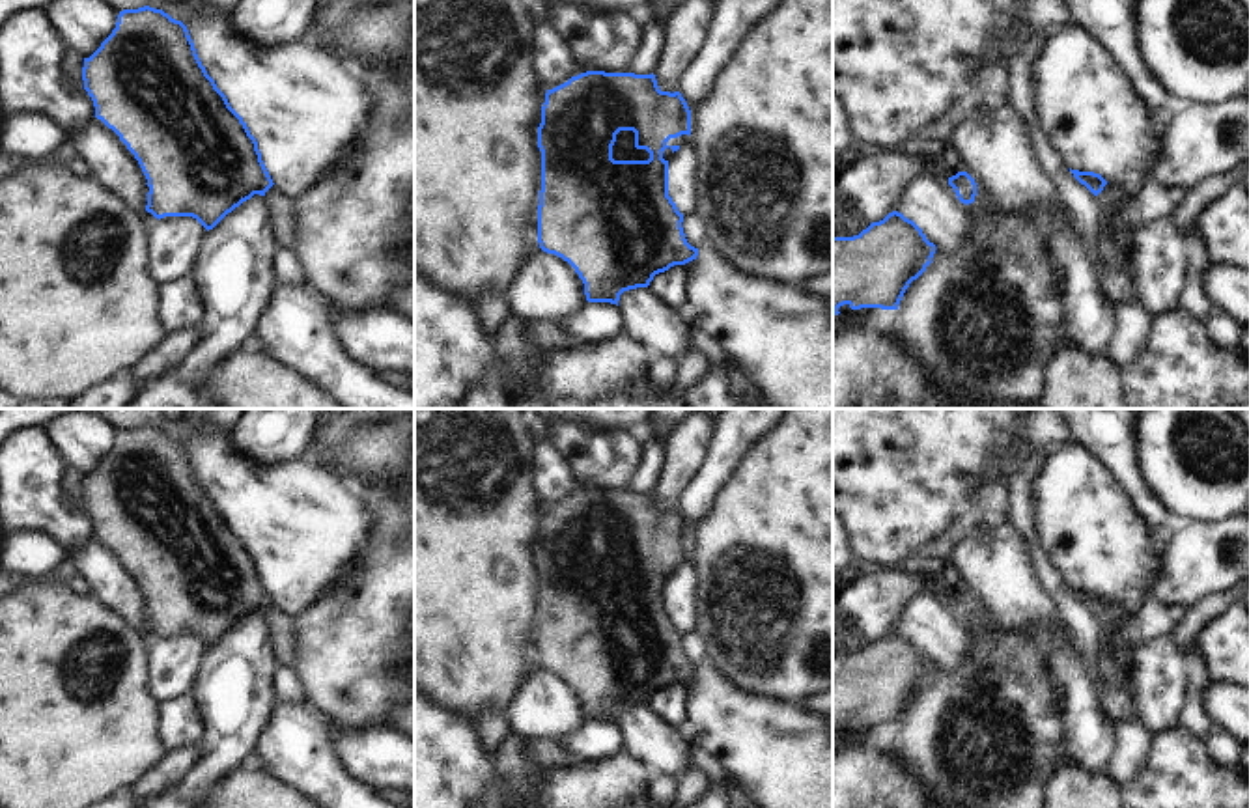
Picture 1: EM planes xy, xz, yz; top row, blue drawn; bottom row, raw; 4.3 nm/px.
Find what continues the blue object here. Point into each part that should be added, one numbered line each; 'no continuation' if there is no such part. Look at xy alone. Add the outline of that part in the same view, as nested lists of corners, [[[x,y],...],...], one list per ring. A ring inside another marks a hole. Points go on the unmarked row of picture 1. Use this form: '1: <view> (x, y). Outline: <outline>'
1: xy (280, 624). Outline: [[[274,603],[265,610],[269,621],[269,636],[273,640],[273,653],[278,664],[293,666],[295,661],[295,618],[278,608]]]

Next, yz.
1: yz (1106, 616). Outline: [[[1107,601],[1103,608],[1096,614],[1100,621],[1100,648],[1103,646],[1103,640],[1113,636],[1116,631],[1116,618],[1115,618],[1115,608]]]

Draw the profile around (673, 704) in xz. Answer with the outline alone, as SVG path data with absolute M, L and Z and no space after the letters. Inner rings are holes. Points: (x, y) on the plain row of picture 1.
M674 683L668 689L655 692L650 705L663 720L681 728L691 720L691 689L683 683Z

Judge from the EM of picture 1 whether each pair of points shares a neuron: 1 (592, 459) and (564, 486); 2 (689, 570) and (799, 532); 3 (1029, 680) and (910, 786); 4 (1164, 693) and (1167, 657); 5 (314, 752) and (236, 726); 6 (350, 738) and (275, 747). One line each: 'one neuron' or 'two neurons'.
1: two neurons
2: two neurons
3: two neurons
4: one neuron
5: two neurons
6: two neurons

